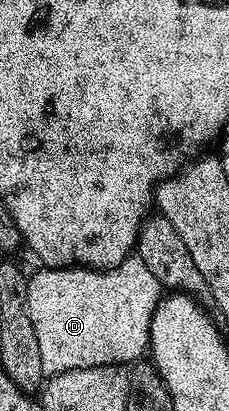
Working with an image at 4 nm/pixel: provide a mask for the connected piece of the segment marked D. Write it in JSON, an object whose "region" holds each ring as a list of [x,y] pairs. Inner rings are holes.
{"region":[[[131,256],[122,261],[118,266],[110,270],[92,270],[89,268],[38,268],[35,274],[31,273],[28,278],[28,300],[26,301],[26,311],[32,320],[32,328],[36,328],[36,344],[40,344],[40,364],[47,375],[70,372],[73,369],[92,368],[93,366],[112,365],[121,367],[126,362],[134,362],[141,354],[147,353],[150,345],[150,325],[152,316],[156,312],[159,302],[164,297],[164,287],[152,276],[152,271],[144,260],[137,256]]]}

